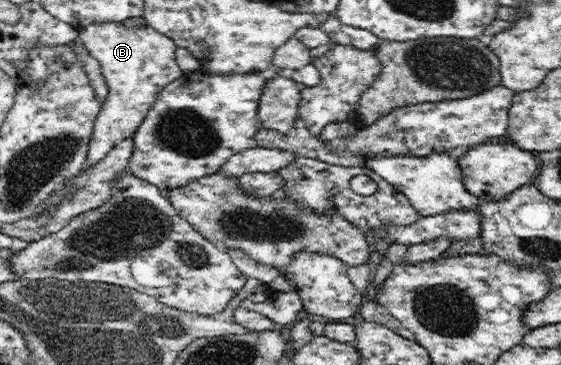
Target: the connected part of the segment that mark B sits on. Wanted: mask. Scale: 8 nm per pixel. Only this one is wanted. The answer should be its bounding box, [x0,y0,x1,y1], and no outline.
[78,22,182,175]

